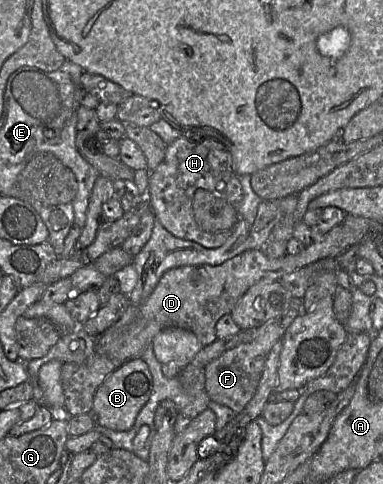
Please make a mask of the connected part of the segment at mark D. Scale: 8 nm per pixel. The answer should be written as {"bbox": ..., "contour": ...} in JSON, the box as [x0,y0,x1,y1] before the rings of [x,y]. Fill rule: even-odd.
{"bbox":[94,222,361,363],"contour":[[[343,222],[331,229],[321,240],[312,241],[302,251],[296,254],[286,253],[280,258],[267,256],[263,249],[245,250],[220,265],[187,265],[172,268],[160,278],[151,295],[141,304],[130,304],[123,315],[111,327],[95,338],[94,351],[122,363],[141,357],[145,349],[152,343],[153,338],[163,329],[177,327],[193,332],[203,346],[217,340],[216,324],[225,314],[230,313],[245,292],[262,279],[281,279],[307,264],[326,257],[336,257],[345,249],[356,246],[361,241],[354,237],[351,229],[345,229]]]}

